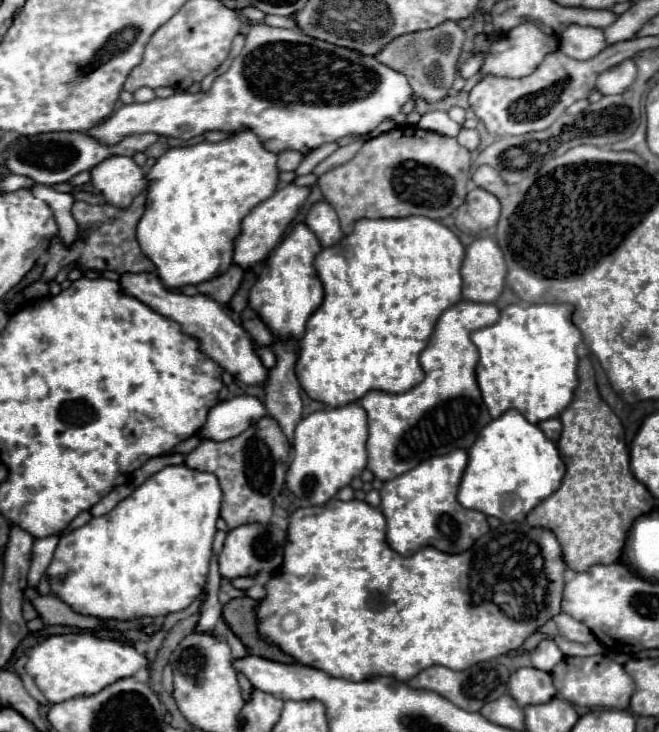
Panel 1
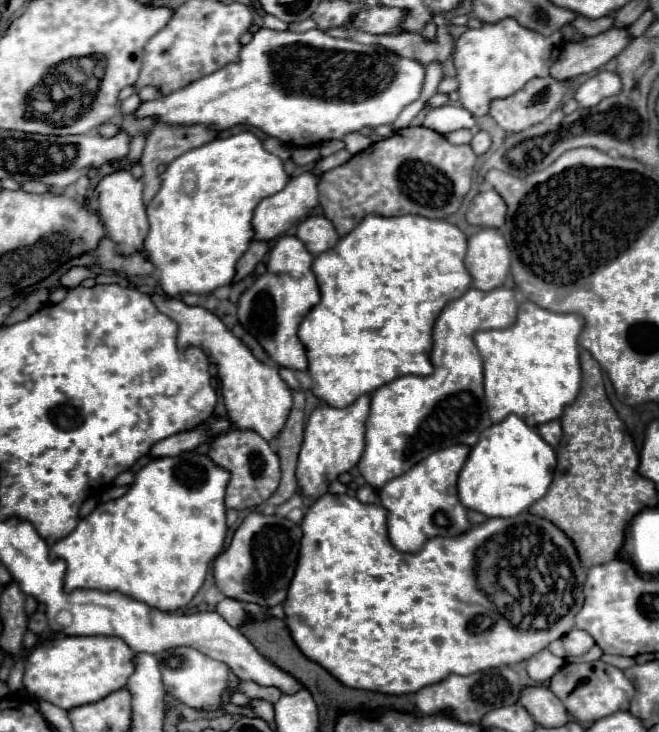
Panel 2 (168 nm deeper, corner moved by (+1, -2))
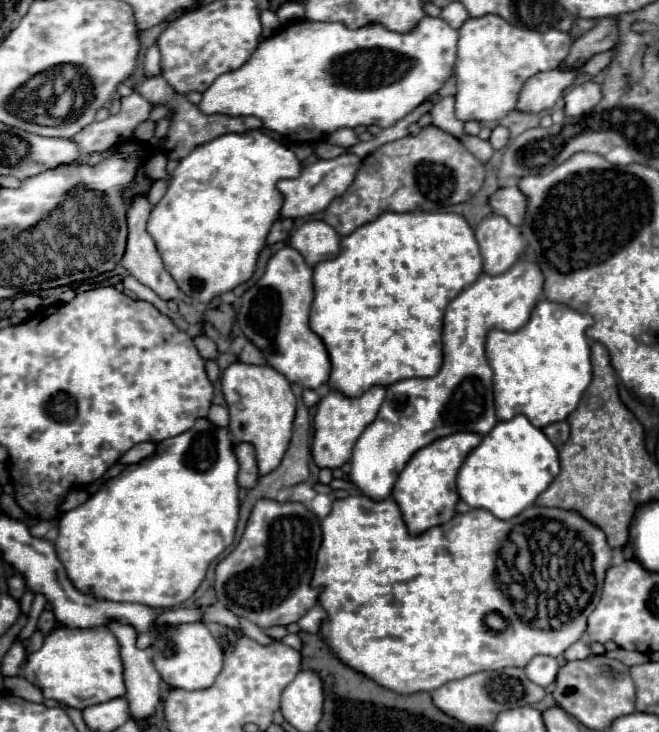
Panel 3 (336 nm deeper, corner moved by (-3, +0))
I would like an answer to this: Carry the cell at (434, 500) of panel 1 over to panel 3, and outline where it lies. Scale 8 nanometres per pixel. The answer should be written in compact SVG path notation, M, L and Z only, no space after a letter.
M455 433L451 437L443 437L419 449L419 453L415 453L415 457L411 457L411 461L399 473L391 497L397 501L411 535L421 535L431 527L445 525L457 515L455 505L459 501L459 495L455 479L467 453L471 453L471 449L479 445L479 441L481 437L477 433Z

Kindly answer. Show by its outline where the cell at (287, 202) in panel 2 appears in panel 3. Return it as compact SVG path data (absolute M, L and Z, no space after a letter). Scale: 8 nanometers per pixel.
M341 155L335 159L319 159L311 165L307 165L297 179L285 179L277 183L279 193L283 195L283 205L281 205L281 219L297 219L297 217L307 217L323 211L335 197L341 197L351 181L355 179L355 173L361 165L361 159L357 155Z

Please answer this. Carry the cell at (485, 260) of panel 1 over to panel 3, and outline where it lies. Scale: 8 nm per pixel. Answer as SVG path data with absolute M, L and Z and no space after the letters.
M491 215L475 227L475 237L483 257L483 271L487 275L501 275L519 261L523 239L515 225L505 217Z

